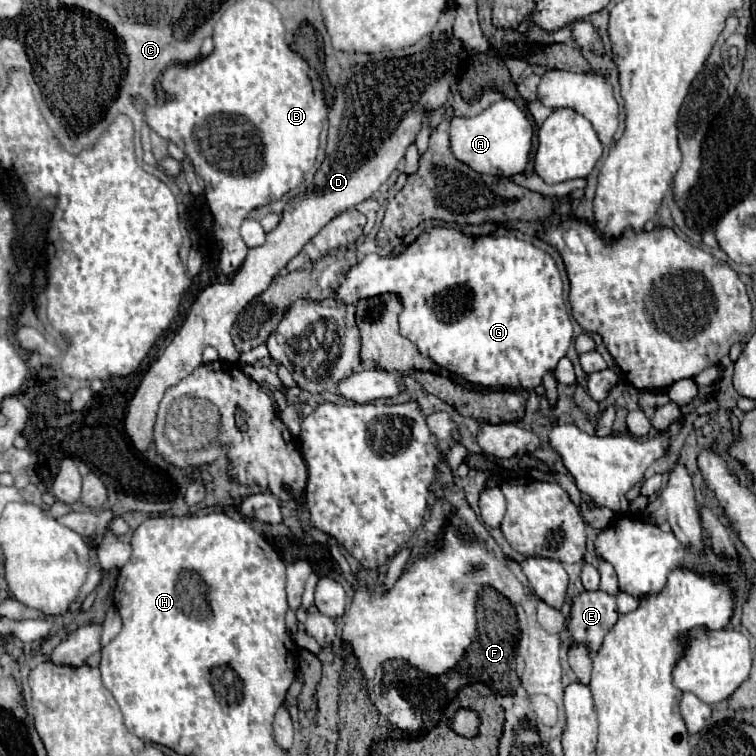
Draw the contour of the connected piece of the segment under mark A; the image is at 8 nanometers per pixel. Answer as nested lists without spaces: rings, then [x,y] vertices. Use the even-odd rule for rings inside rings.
[[[507,98],[495,102],[475,118],[453,118],[451,122],[451,146],[455,158],[481,174],[511,178],[525,172],[531,138],[533,126],[529,124],[527,116]]]

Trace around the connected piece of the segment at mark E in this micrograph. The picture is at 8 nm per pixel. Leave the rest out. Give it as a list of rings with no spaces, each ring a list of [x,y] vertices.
[[[581,592],[571,604],[569,634],[573,642],[587,642],[595,656],[605,634],[615,626],[619,614],[615,596],[605,592]]]

